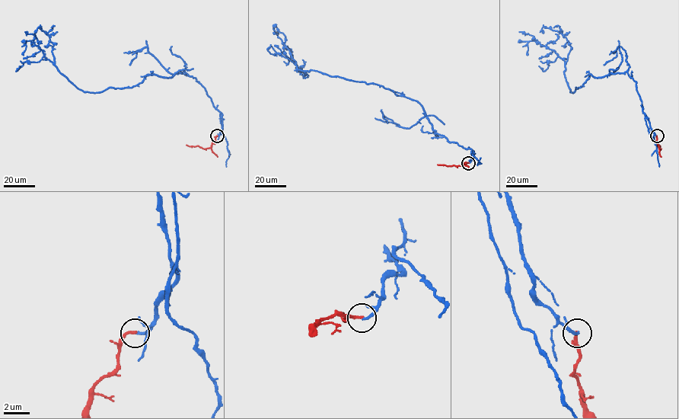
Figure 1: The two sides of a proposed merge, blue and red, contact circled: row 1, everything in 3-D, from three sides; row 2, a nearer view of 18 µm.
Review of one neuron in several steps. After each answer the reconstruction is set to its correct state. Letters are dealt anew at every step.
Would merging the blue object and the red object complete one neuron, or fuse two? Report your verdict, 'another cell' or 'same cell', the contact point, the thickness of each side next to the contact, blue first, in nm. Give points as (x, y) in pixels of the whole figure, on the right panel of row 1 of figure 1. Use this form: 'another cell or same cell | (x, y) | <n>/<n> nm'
same cell | (657, 135) | 180/240 nm

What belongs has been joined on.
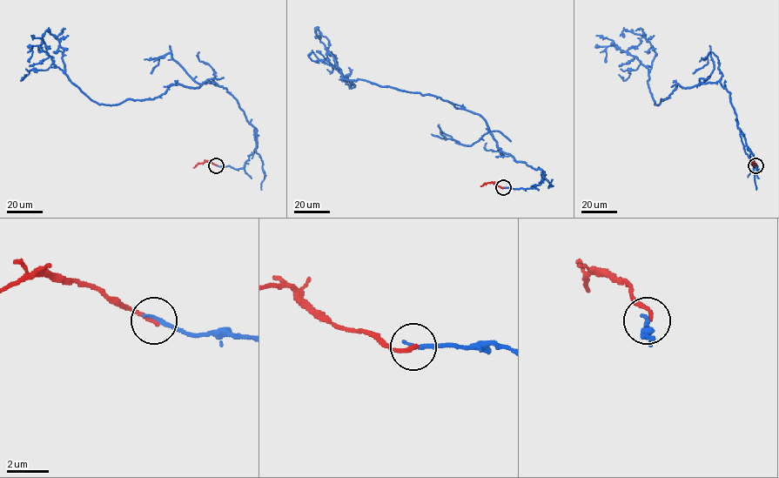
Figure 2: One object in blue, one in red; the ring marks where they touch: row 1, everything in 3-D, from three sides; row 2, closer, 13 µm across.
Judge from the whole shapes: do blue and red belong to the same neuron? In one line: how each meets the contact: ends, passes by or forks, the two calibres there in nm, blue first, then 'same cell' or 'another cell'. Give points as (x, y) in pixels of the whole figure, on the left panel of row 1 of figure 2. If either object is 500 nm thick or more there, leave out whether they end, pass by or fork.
blue ends | red ends | 200/200 nm | another cell

